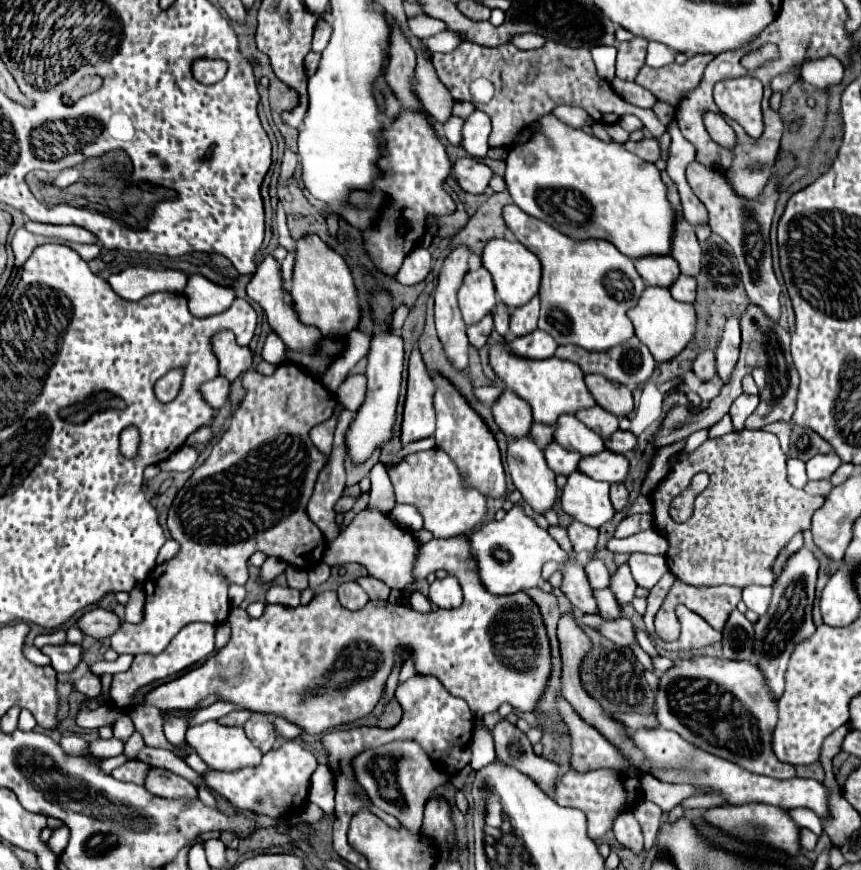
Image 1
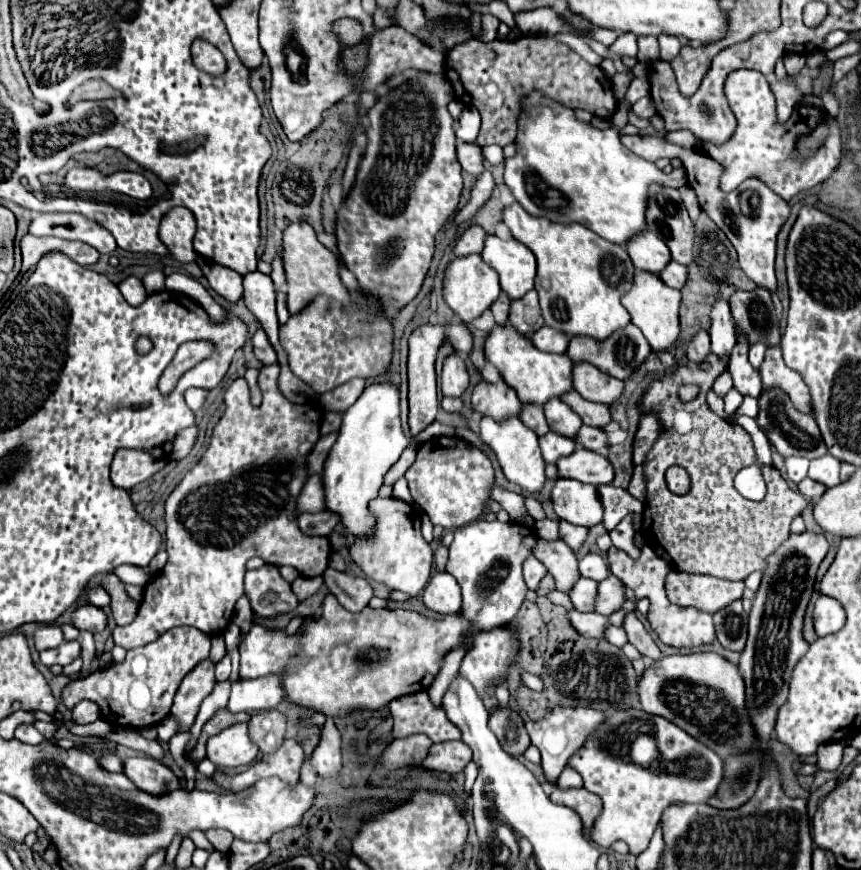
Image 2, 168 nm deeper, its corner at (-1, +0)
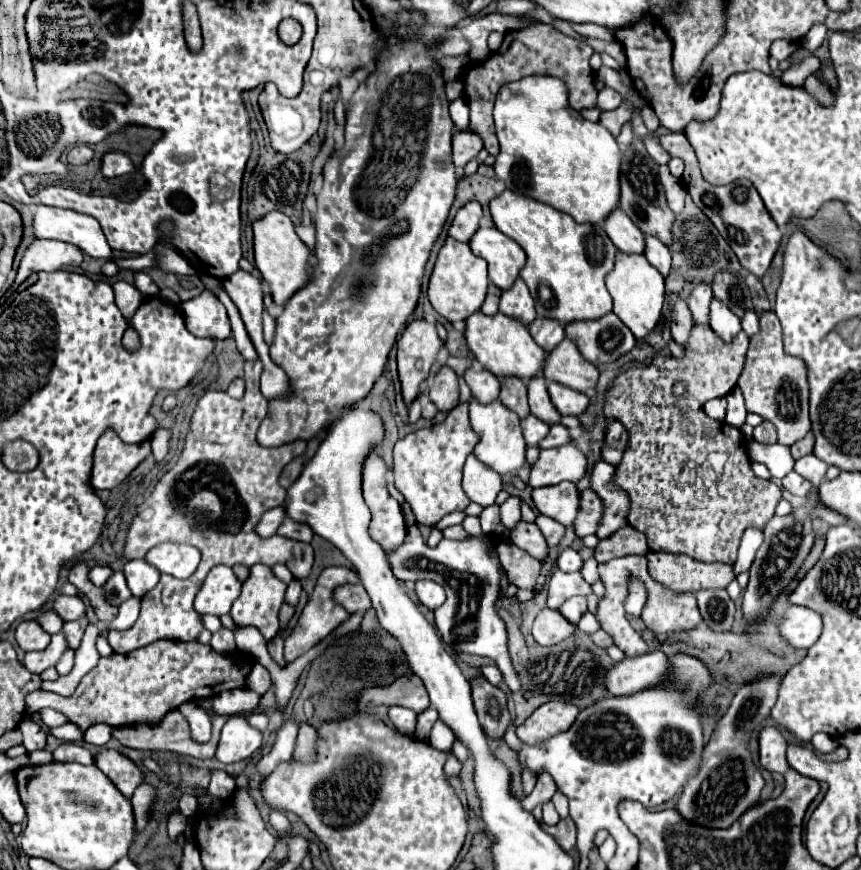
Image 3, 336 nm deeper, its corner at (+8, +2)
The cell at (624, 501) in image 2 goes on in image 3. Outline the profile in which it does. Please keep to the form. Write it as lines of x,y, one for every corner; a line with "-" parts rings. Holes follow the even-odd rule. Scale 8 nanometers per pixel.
584,490
580,494
580,512
578,512
576,524
574,524
576,536
584,538
586,534
594,534
598,528
600,516
602,516
602,504
600,504
598,496
592,490

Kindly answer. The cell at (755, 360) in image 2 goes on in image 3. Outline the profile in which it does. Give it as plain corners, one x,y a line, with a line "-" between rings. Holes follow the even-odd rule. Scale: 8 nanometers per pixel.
748,310
748,314
742,318
742,330
752,336
758,332
758,314
754,310

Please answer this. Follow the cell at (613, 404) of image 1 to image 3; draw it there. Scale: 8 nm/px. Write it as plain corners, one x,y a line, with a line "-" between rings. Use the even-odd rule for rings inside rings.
564,338
560,346
548,352
548,360
544,360
544,378
590,394
598,382
598,370
592,362
582,358
572,340

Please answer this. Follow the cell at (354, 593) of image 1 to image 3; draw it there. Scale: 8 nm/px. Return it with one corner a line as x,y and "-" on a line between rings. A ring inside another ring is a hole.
350,584
348,586
340,586
340,588
336,588
334,596
336,596
336,600
350,614
354,614
354,612
366,612
366,610
372,608
372,604
368,600
368,594
366,594
366,590
364,590
362,584
356,584
356,586
350,586

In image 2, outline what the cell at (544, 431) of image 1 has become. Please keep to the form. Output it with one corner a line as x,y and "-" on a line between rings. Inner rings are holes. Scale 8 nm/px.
525,404
523,410
521,410
521,416
519,416
527,428
531,428
537,436
545,436
549,432
549,426
547,426
547,420
545,420
545,414
543,414
543,406
529,406

